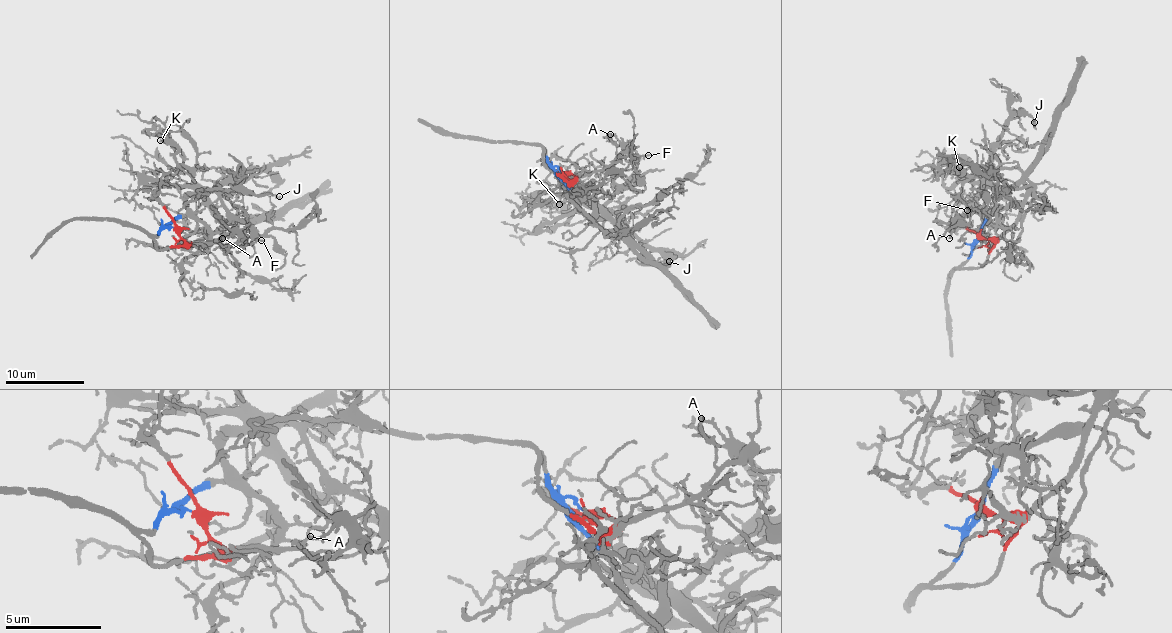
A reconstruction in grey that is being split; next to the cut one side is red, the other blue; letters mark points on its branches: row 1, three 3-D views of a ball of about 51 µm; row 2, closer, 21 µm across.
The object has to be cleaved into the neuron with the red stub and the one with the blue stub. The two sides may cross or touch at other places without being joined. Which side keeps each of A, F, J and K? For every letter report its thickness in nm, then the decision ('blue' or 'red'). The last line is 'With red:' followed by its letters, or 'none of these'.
A: 140 nm | red
F: 170 nm | red
J: 130 nm | blue
K: 110 nm | blue
With red: A, F

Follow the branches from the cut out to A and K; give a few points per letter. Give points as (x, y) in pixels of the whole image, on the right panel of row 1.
A: (978, 237), (991, 239), (982, 227), (971, 230), (955, 222), (948, 237)
K: (976, 237), (987, 215), (977, 203), (980, 185), (971, 180), (972, 163), (968, 161), (960, 167)

